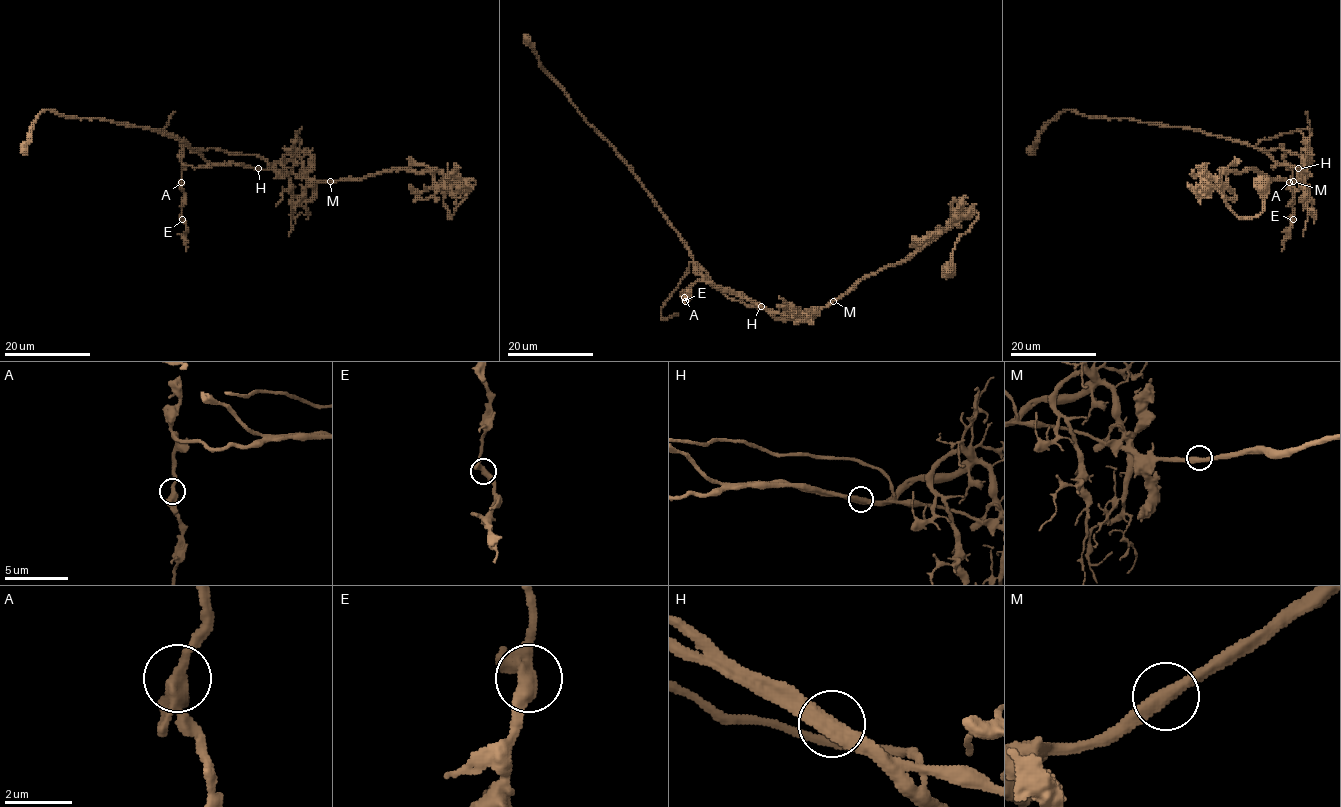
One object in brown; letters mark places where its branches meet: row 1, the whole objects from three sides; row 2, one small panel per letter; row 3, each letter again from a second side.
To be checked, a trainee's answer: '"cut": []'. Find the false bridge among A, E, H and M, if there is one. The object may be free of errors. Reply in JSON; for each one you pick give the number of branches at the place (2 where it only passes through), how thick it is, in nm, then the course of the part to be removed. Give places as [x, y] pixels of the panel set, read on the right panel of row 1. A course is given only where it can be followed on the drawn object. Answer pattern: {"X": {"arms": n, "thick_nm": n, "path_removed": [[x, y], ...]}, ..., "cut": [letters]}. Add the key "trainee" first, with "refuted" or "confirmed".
{"trainee": "refuted", "H": {"arms": 2, "thick_nm": 420, "path_removed": [[1298, 168], [1305, 169], [1299, 155], [1276, 149], [1253, 148], [1263, 139], [1311, 129], [1306, 111]]}, "cut": ["H"]}

